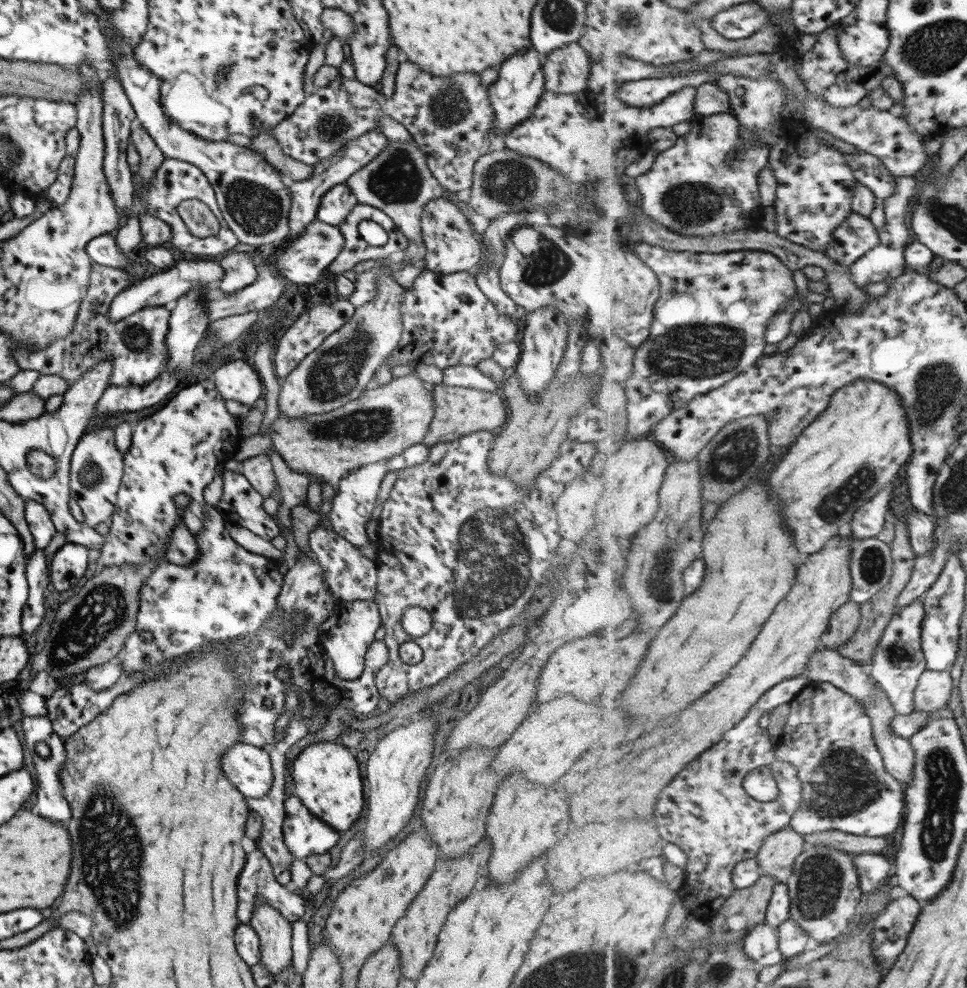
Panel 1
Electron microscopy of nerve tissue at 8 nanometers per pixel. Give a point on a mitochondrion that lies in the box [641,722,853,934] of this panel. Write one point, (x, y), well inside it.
(819, 883)

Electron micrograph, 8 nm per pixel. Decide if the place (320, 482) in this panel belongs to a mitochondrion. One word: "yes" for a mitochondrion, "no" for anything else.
no

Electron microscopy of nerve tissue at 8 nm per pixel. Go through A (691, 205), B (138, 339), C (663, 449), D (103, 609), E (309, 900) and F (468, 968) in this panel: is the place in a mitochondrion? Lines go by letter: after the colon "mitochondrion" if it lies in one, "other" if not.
A: mitochondrion
B: mitochondrion
C: other
D: mitochondrion
E: other
F: other

